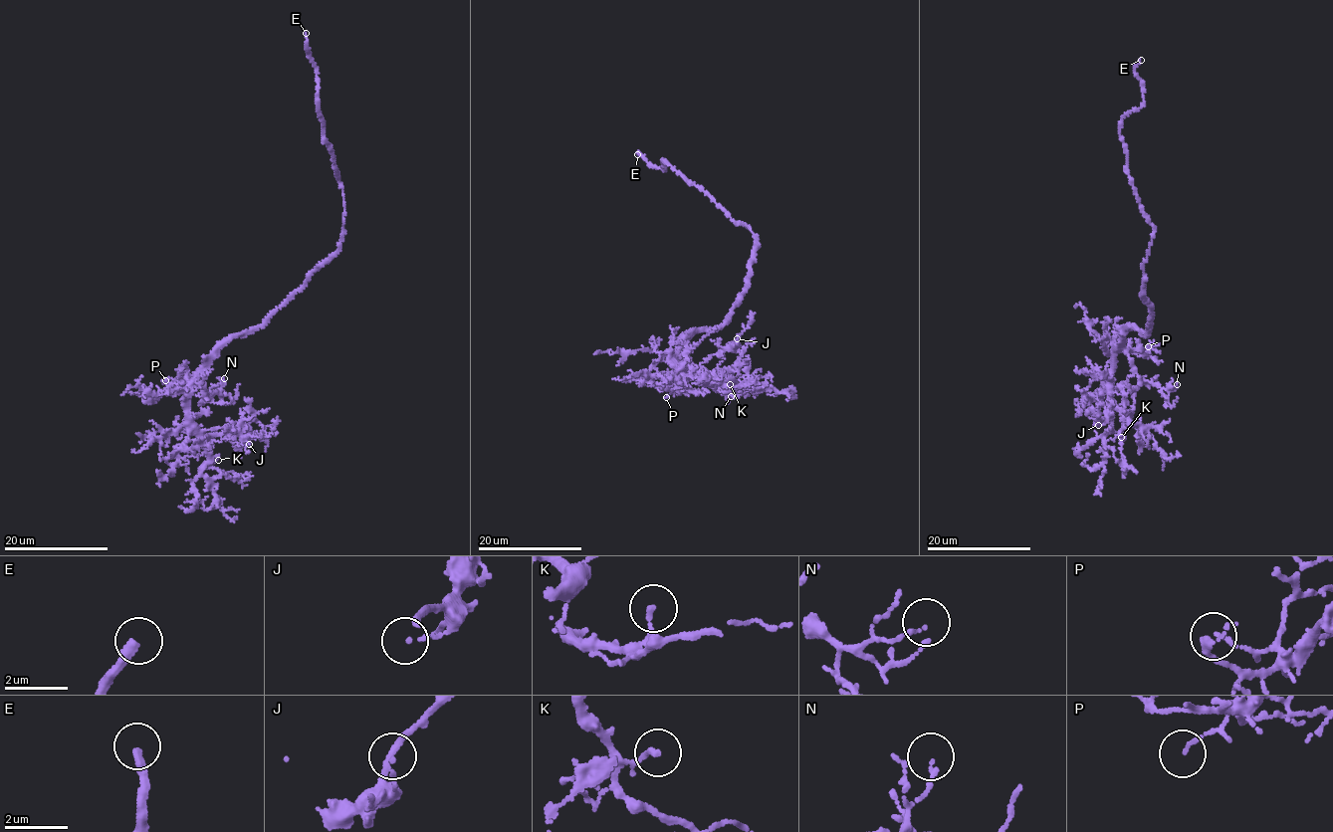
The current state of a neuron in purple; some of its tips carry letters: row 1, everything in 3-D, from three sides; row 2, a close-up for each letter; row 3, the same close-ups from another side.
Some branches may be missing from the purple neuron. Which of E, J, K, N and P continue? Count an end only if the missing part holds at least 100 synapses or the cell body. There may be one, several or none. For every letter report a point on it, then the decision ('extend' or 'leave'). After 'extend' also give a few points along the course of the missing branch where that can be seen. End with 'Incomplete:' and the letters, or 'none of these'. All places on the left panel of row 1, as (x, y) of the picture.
E: place (306, 33); extend
J: place (249, 444); leave
K: place (218, 460); leave
N: place (224, 378); leave
P: place (165, 380); leave
Incomplete: E

